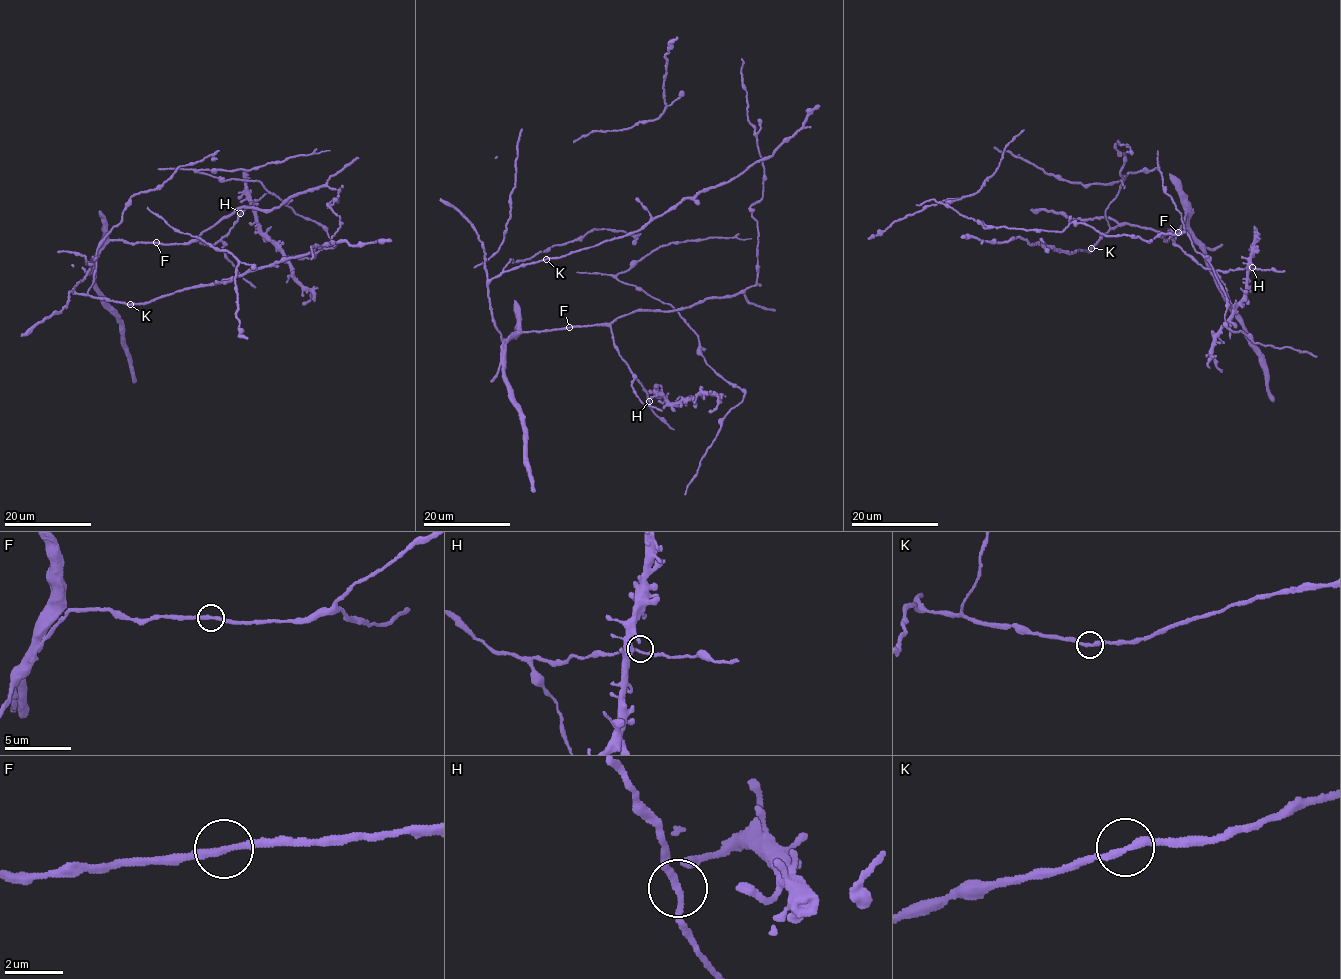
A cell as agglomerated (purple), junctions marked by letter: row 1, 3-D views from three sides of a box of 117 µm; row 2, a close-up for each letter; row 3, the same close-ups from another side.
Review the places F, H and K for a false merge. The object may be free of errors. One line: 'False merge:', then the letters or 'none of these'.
False merge: none of these

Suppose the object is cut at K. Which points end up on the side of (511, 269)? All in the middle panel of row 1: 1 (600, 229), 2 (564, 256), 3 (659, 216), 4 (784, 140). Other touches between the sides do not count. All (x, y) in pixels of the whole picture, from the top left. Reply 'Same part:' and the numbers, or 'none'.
Same part: 1

